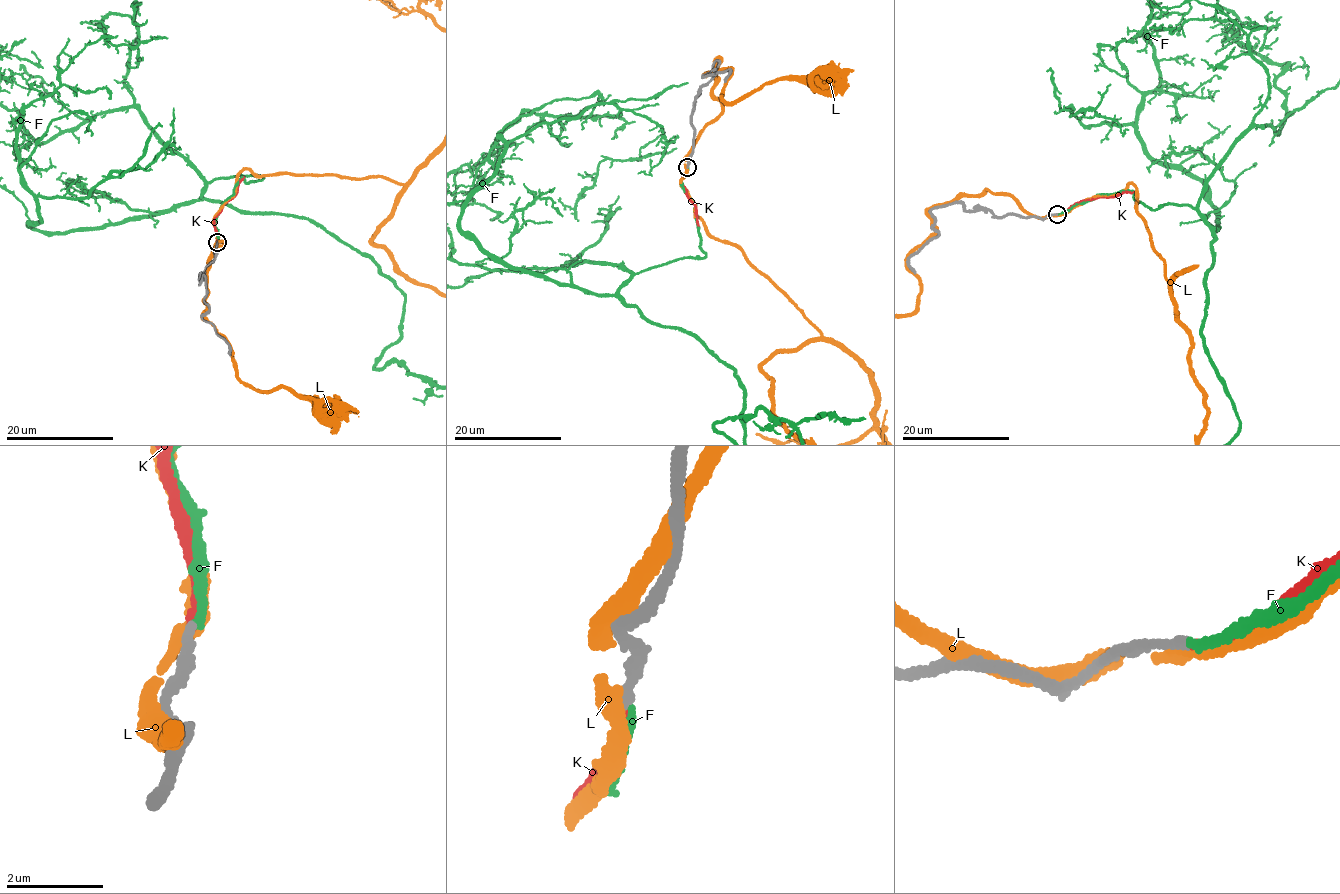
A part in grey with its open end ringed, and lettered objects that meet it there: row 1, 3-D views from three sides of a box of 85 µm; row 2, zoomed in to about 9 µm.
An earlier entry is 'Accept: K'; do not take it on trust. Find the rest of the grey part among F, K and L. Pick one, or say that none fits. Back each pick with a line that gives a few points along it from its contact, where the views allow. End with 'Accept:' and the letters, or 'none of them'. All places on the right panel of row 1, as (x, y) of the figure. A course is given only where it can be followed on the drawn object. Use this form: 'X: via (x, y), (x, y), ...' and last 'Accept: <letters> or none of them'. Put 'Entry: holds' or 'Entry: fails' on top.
Entry: fails
Accept: F

